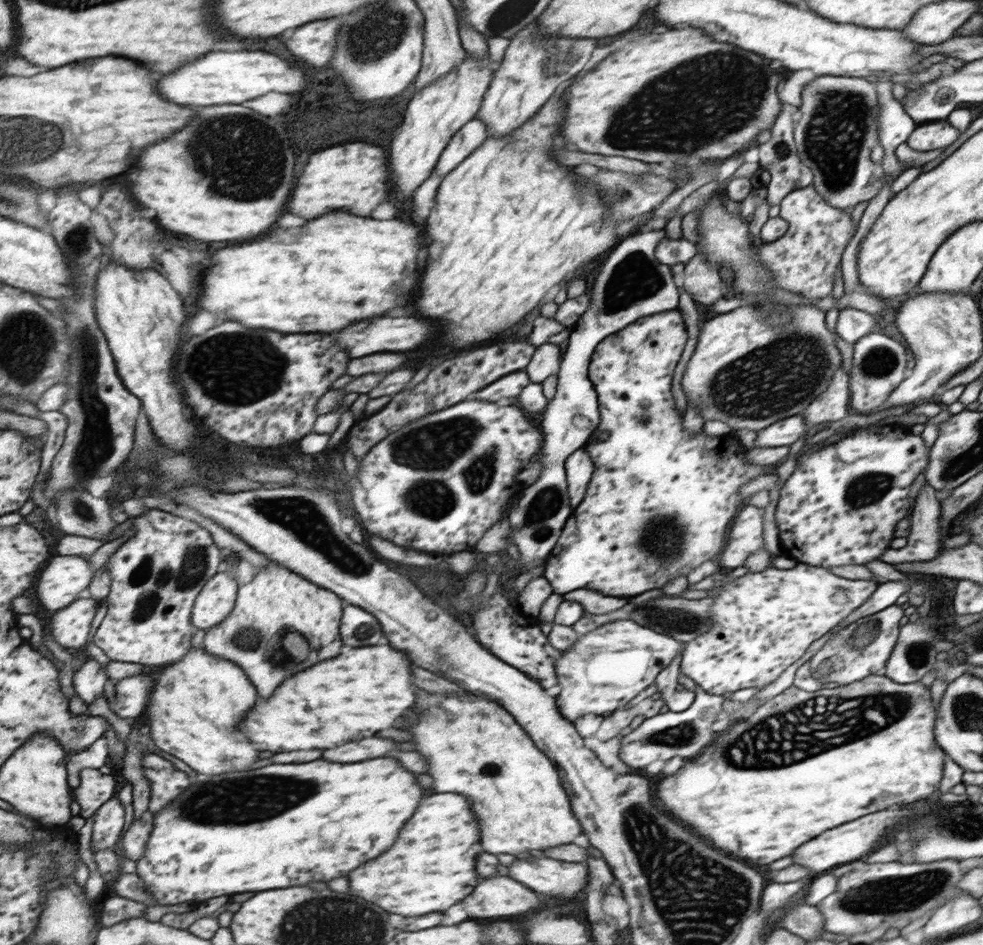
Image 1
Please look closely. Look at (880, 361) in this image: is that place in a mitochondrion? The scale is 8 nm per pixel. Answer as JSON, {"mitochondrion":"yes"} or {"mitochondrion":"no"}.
{"mitochondrion":"yes"}

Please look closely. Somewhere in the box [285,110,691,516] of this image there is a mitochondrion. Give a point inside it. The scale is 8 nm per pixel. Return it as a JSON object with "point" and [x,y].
{"point":[457,435]}

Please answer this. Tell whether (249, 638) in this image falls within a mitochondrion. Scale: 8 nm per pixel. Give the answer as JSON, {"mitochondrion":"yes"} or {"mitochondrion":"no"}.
{"mitochondrion":"yes"}

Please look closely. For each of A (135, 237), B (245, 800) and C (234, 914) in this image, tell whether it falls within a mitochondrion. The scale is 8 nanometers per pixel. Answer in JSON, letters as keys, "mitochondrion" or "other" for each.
{"A":"other","B":"mitochondrion","C":"other"}

